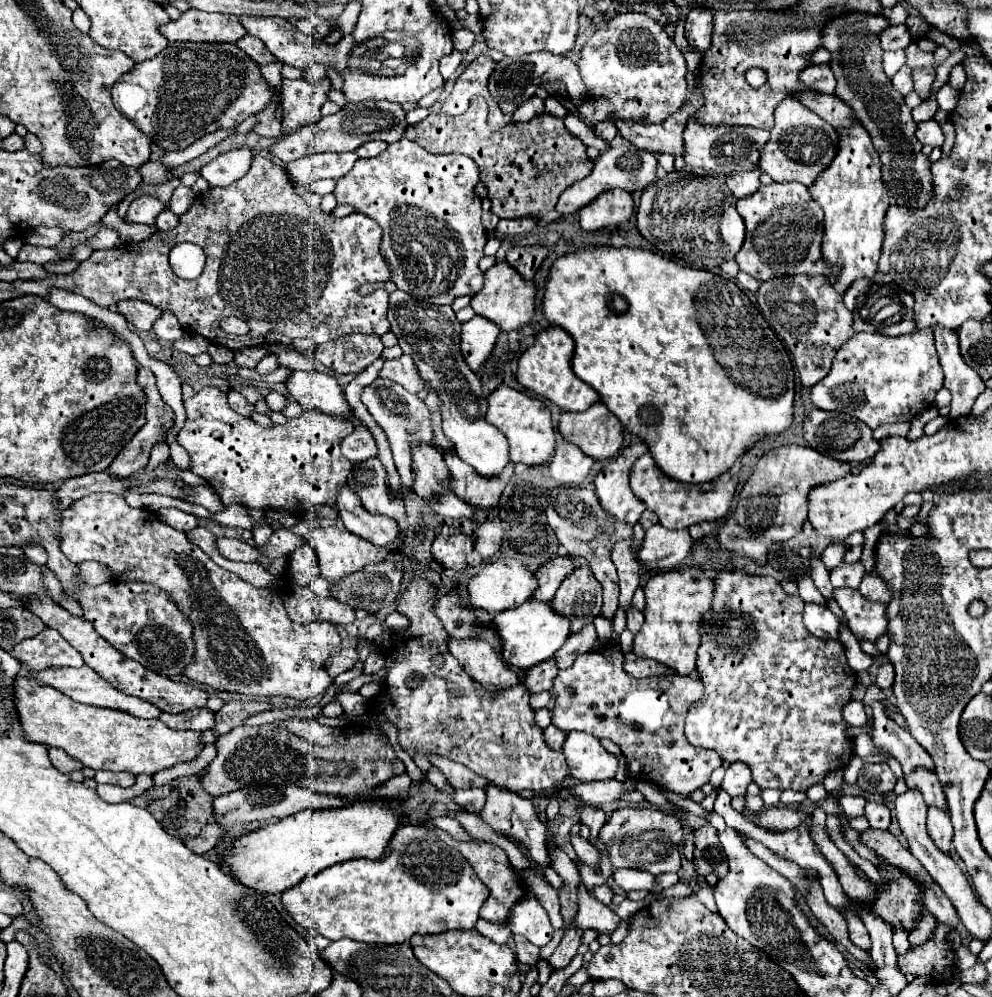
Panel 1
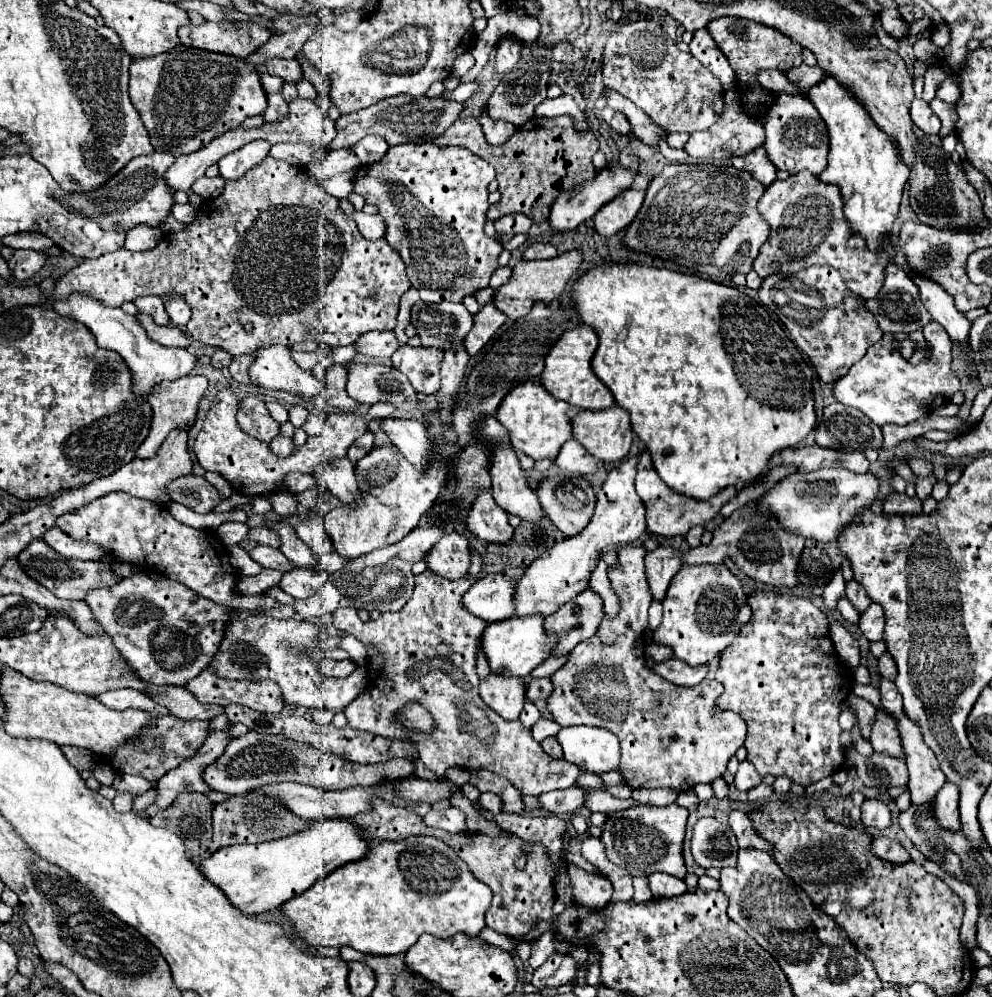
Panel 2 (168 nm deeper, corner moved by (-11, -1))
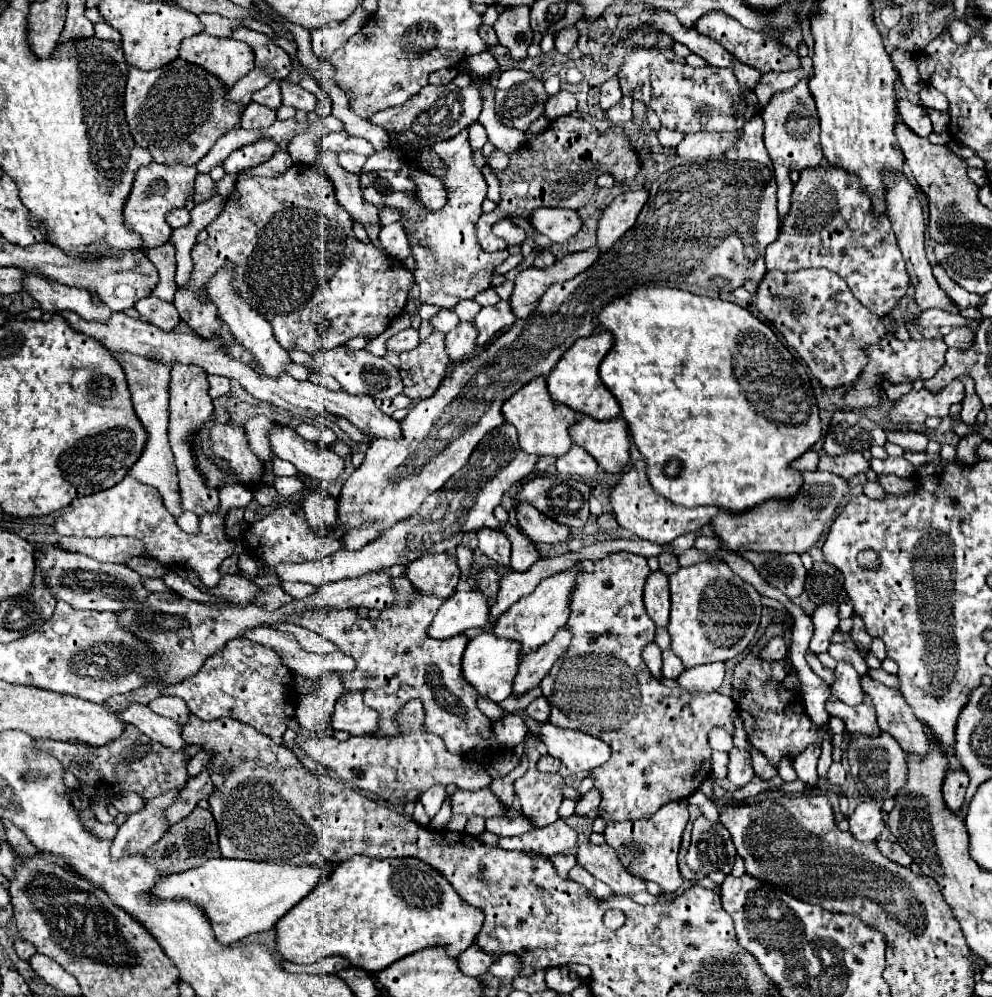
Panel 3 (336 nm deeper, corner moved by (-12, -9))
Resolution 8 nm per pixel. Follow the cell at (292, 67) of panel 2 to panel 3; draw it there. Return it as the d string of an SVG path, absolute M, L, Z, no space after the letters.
M280 81L280 87L282 87L282 103L284 105L302 109L306 113L312 113L316 109L316 97L310 91L302 89L300 85L290 85L286 81Z

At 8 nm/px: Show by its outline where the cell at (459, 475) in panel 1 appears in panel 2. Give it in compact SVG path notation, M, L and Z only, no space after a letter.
M479 489L473 505L467 509L467 529L483 541L507 543L513 527L507 523L507 511L501 509L487 489Z

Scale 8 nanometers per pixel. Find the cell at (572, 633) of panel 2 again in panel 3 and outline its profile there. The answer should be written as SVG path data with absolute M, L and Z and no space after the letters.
M560 629L552 641L548 641L542 649L532 651L532 655L524 655L518 665L518 673L512 681L512 697L522 697L526 691L540 685L542 677L550 671L554 661L568 649L572 635Z

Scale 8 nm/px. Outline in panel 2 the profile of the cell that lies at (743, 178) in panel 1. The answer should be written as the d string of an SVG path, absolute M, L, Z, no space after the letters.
M763 147L761 151L755 151L753 155L745 155L745 159L733 159L733 165L739 171L747 171L755 181L759 181L763 187L769 187L769 183L775 181L777 167L769 161L767 153Z

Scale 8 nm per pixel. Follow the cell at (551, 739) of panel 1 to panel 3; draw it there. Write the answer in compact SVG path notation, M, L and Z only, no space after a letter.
M542 755L536 767L538 767L538 771L542 771L542 773L558 773L560 761L558 761L558 759L552 759L550 755Z

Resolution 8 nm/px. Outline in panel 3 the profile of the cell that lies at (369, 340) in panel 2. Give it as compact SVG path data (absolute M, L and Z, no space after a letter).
M408 327L408 329L398 331L394 337L390 337L390 339L386 341L386 347L388 347L388 351L398 351L398 353L402 353L402 351L410 351L410 349L418 347L418 343L420 343L418 331L412 329L412 327Z

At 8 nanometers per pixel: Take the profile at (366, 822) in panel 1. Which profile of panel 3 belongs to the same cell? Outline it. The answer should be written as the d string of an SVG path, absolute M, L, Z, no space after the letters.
M220 857L220 859L208 859L208 863L192 869L192 871L162 877L146 895L152 895L152 899L156 899L156 901L186 899L186 901L194 903L196 907L200 907L204 911L204 915L212 923L216 941L220 945L232 945L232 943L244 939L246 935L272 929L276 925L276 921L282 915L286 915L296 903L300 903L332 867L334 865L330 865L330 863L316 865L316 867L310 867L310 865L292 867L292 865L276 865L276 863L266 863L266 861L242 861L242 859Z

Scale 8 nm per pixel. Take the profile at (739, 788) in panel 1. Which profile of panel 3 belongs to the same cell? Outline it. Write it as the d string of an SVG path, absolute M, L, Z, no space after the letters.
M732 749L730 751L730 765L728 765L728 779L736 785L736 787L744 787L750 779L754 777L754 769L750 763L750 753L748 751L740 751L740 749Z

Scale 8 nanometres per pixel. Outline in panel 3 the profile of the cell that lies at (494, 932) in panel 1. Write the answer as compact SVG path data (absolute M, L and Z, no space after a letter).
M472 945L468 947L464 953L458 955L458 965L460 965L460 971L468 977L478 977L478 975L484 975L486 969L494 963L496 959L490 957L488 953L484 953L480 947Z

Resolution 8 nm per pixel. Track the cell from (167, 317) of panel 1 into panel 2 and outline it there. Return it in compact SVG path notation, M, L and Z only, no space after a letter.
M165 299L165 307L167 307L167 313L169 313L171 323L175 327L185 327L187 325L187 321L191 317L191 309L183 299Z

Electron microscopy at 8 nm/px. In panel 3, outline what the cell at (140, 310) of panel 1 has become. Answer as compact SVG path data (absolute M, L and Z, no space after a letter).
M154 295L140 299L134 307L140 315L144 315L148 321L152 321L156 327L160 327L164 331L172 331L180 323L180 315L178 315L174 303L156 299Z

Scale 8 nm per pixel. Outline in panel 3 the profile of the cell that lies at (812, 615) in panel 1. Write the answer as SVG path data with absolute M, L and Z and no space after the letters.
M838 661L836 669L834 669L834 683L830 685L832 695L846 705L860 705L864 699L864 693L862 693L858 679L860 677L850 663Z

